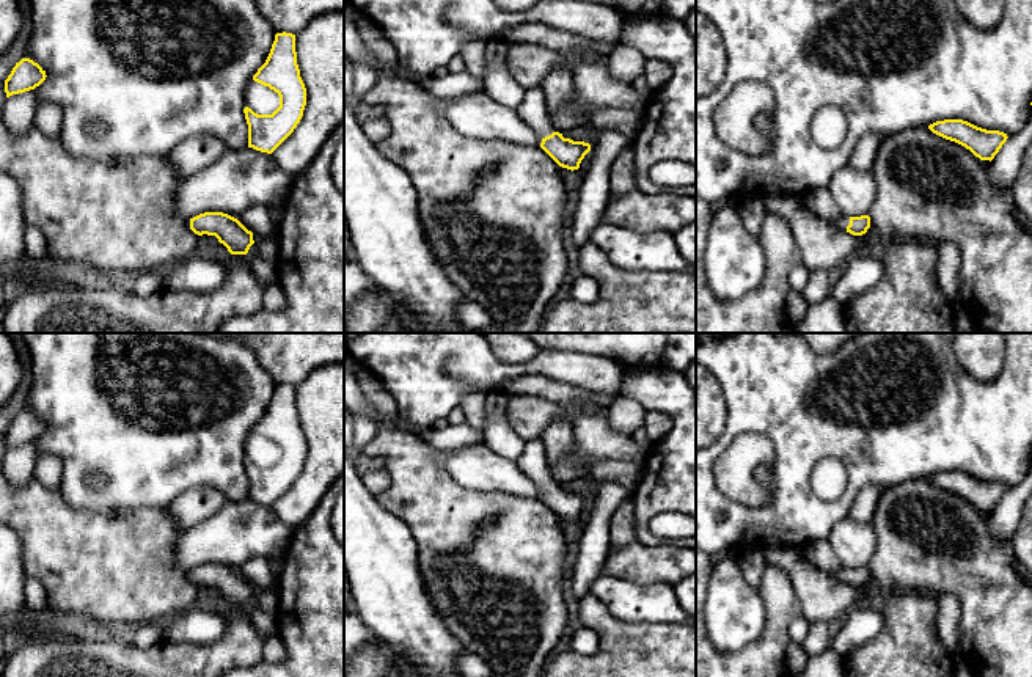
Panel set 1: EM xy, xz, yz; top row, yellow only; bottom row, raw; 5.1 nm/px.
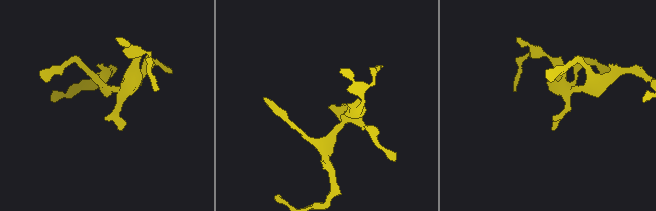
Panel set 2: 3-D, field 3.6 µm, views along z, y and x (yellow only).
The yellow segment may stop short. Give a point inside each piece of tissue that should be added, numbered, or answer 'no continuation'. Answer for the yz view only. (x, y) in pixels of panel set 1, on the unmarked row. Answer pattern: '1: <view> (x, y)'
1: yz (841, 574)

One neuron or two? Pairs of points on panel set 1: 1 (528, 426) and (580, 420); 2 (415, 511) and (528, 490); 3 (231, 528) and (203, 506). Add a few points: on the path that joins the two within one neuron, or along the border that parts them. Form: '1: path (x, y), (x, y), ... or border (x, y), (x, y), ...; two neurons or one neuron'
1: path (541, 413), (567, 412); one neuron
2: border (472, 489), (539, 498); two neurons
3: border (228, 500), (215, 512), (181, 531); two neurons

